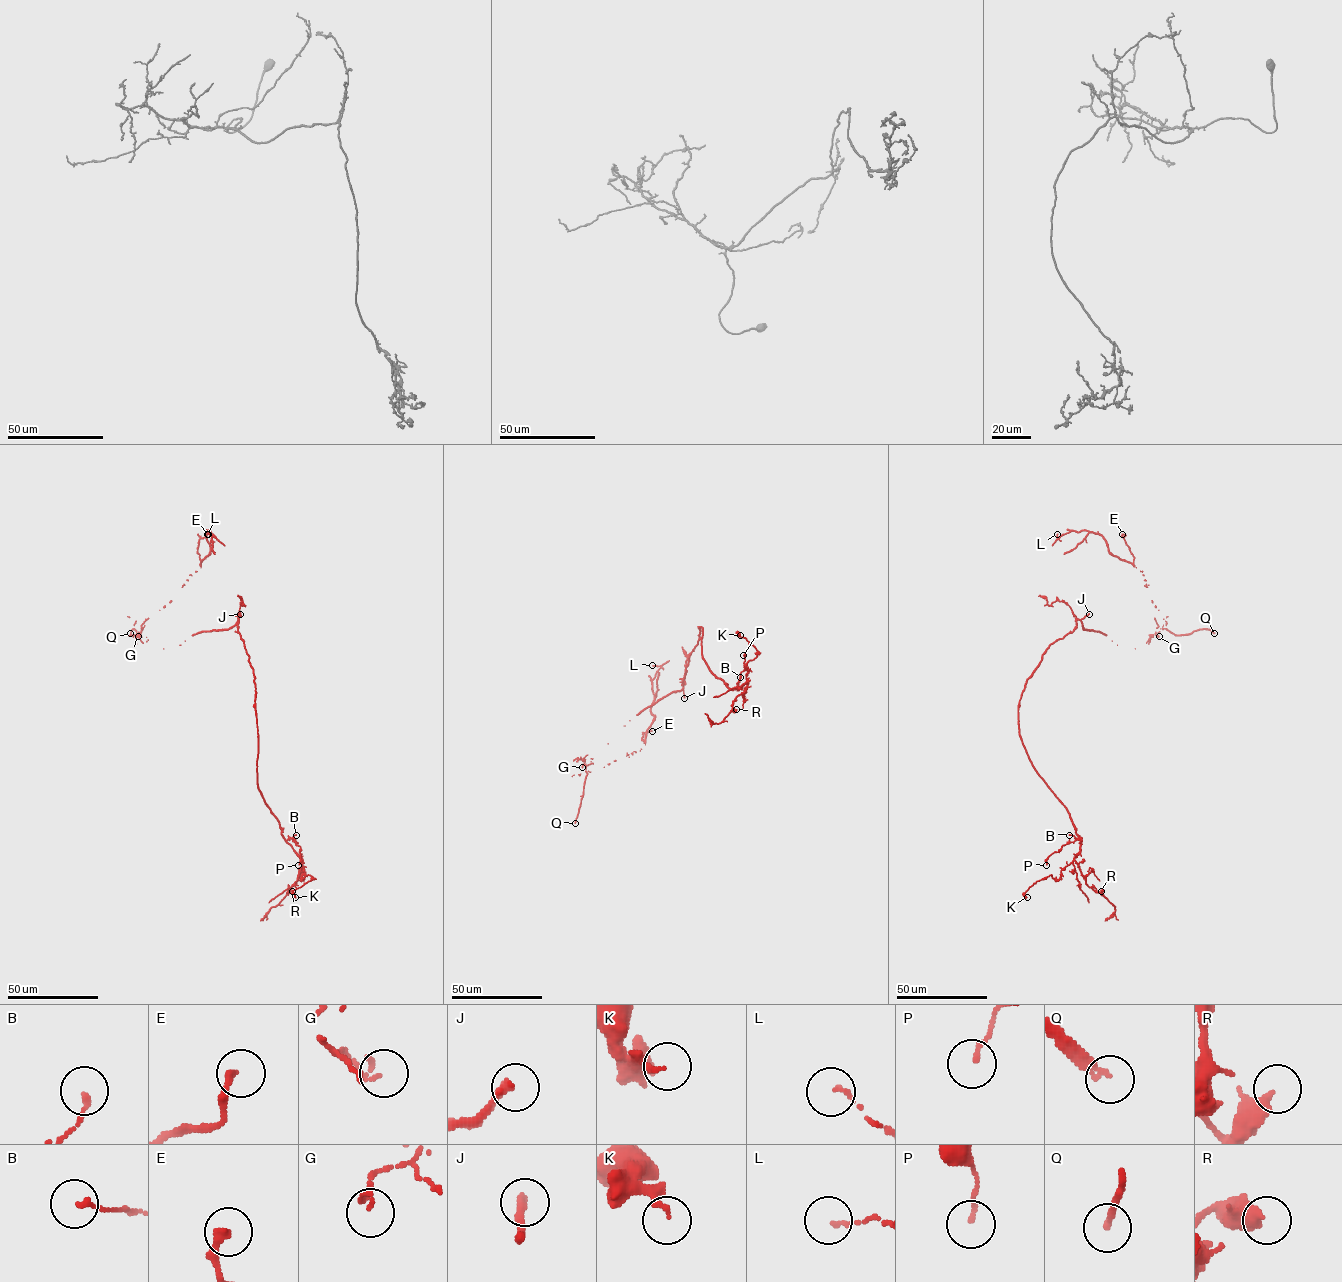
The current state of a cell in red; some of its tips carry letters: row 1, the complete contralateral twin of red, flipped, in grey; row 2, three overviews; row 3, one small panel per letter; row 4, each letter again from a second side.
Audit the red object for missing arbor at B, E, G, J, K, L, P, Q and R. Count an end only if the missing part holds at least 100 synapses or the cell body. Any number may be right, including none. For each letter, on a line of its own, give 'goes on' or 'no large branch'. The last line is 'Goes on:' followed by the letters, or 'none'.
B: no large branch
E: no large branch
G: no large branch
J: goes on
K: no large branch
L: no large branch
P: no large branch
Q: goes on
R: no large branch
Goes on: J, Q

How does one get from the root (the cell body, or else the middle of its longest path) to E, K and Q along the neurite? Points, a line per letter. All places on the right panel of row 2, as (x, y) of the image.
E: (1068, 633), (1079, 619), (1084, 629), (1101, 632), (1117, 645), (1135, 649), (1159, 631), (1155, 605), (1122, 534)
K: (1068, 633), (1027, 680), (1019, 729), (1080, 851), (1027, 897)
Q: (1068, 633), (1079, 619), (1084, 629), (1135, 649), (1164, 628), (1178, 635), (1200, 629), (1214, 633)

